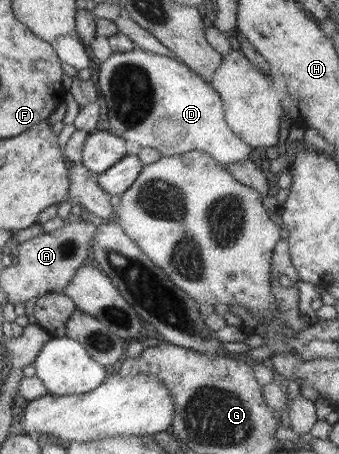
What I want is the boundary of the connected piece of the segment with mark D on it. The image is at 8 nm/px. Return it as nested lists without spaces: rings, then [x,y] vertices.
[[[139,49],[113,52],[99,63],[97,86],[99,97],[105,100],[107,108],[107,131],[115,136],[121,136],[123,140],[131,140],[143,148],[155,149],[163,157],[189,151],[203,151],[222,166],[245,159],[258,160],[253,148],[239,140],[227,126],[222,102],[213,88],[175,58]]]

